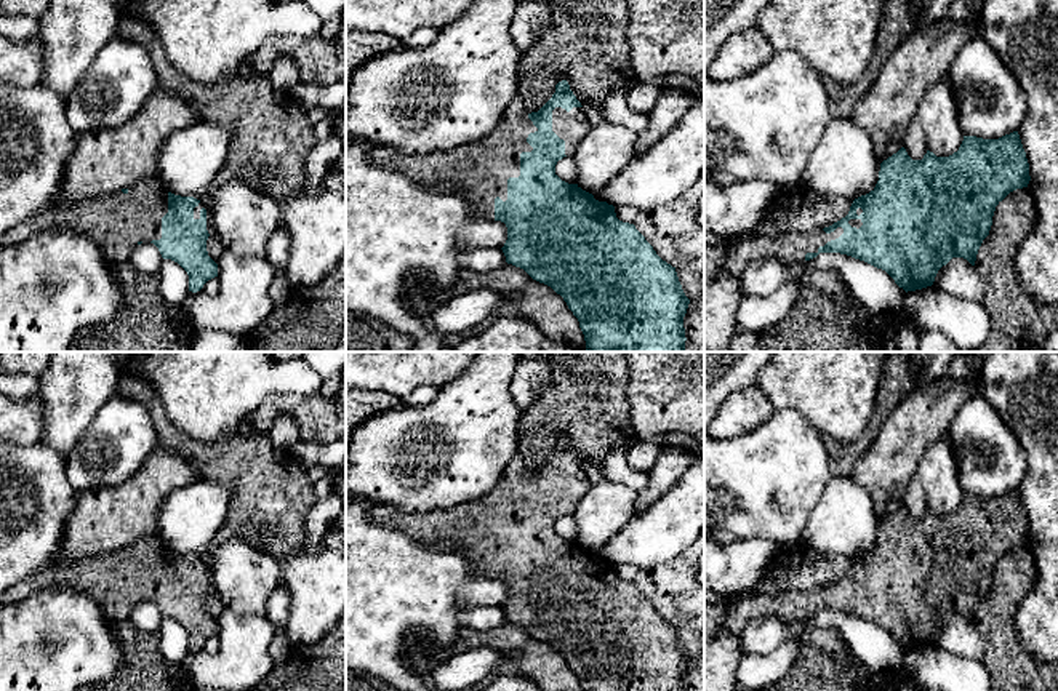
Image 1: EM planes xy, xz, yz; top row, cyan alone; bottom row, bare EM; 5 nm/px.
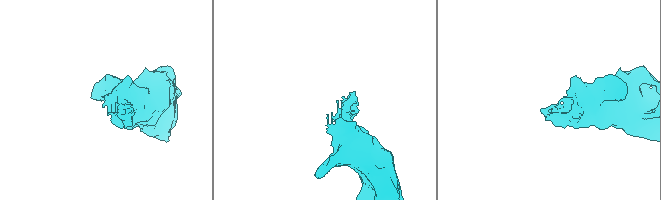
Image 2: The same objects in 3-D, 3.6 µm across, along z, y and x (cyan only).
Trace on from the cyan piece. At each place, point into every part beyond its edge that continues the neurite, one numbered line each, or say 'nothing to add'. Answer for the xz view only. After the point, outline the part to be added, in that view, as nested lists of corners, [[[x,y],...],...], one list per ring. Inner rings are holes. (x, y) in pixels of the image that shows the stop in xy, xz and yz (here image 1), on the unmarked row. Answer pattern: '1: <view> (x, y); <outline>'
1: xz (479, 528); [[[519,451],[503,470],[498,483],[479,499],[427,512],[405,512],[394,505],[376,505],[371,517],[376,523],[403,531],[427,547],[466,555],[477,574],[495,579],[495,557],[507,558],[507,537],[520,534],[520,512],[533,509],[527,496],[538,486],[528,473],[538,469]]]

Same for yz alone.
1: yz (789, 605); [[[842,585],[826,592],[823,587],[810,590],[787,590],[776,595],[747,593],[728,600],[723,632],[738,635],[754,617],[778,617],[805,621],[807,611],[818,611],[820,605],[839,597]]]

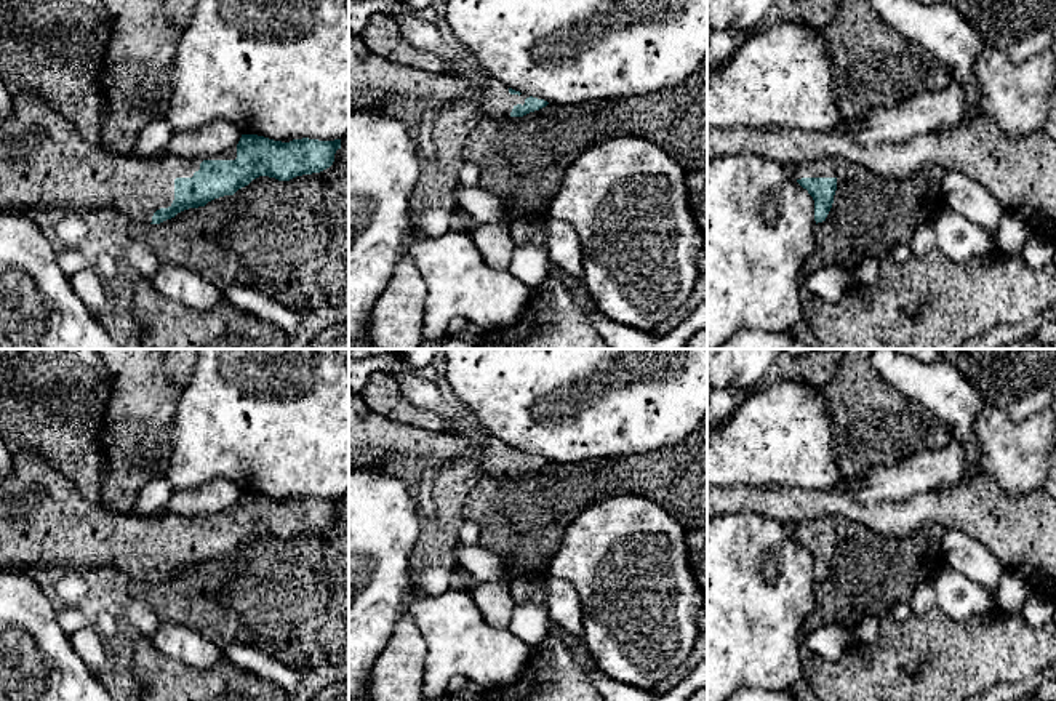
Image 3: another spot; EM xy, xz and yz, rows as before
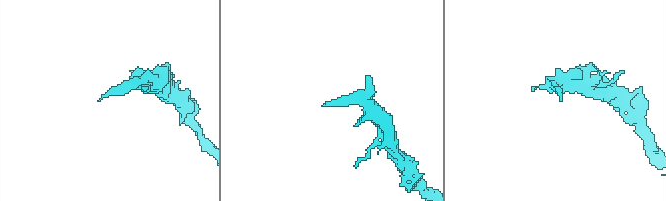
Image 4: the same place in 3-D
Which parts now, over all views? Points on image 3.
1: xy (45, 519); [[[13,453],[13,472],[0,483],[0,568],[59,565],[67,571],[115,568],[128,583],[150,583],[160,567],[174,559],[174,538],[192,536],[203,519],[235,519],[237,504],[219,514],[184,519],[166,511],[157,517],[122,515],[93,506],[77,483],[42,455]]]

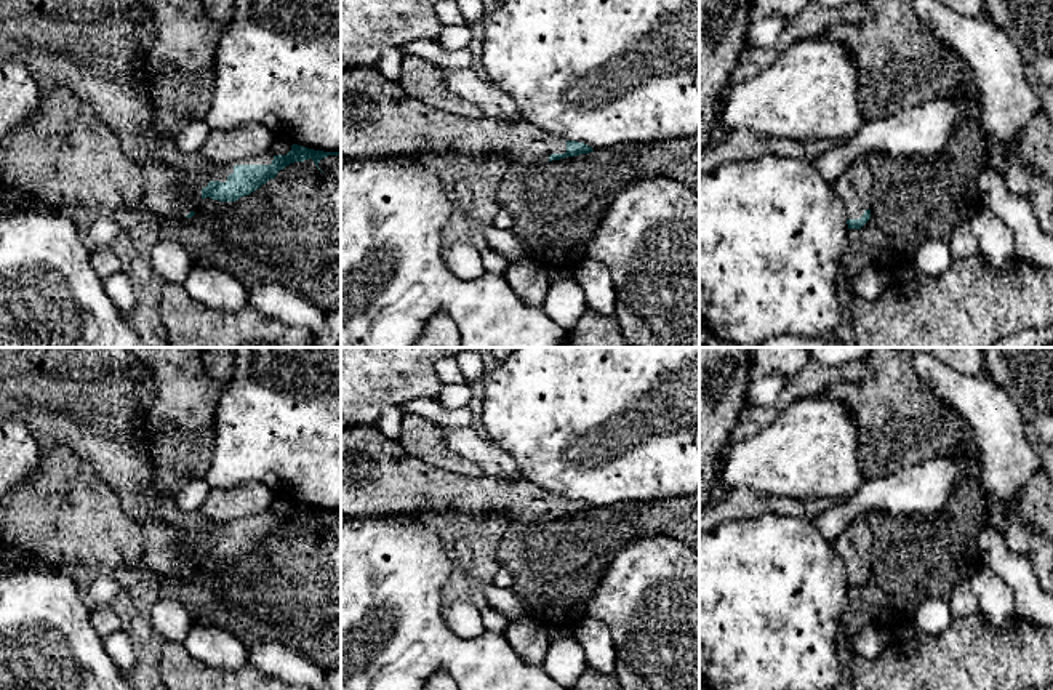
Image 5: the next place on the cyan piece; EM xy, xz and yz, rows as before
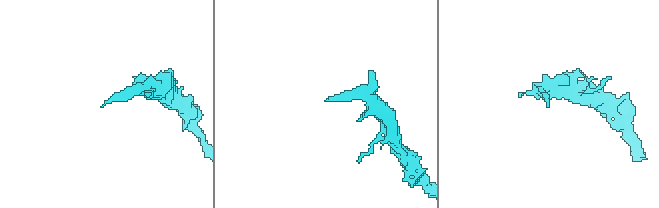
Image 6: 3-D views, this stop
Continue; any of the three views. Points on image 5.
1: xy (64, 513); [[[54,445],[40,451],[34,472],[0,503],[0,541],[32,552],[30,559],[5,565],[37,565],[61,570],[85,565],[101,572],[147,568],[158,578],[184,578],[202,564],[202,548],[210,540],[226,541],[235,524],[270,524],[270,509],[234,522],[216,524],[205,532],[178,530],[163,524],[141,524],[120,506],[117,495],[90,463],[75,451]],[[0,565],[0,567],[5,567]]]

